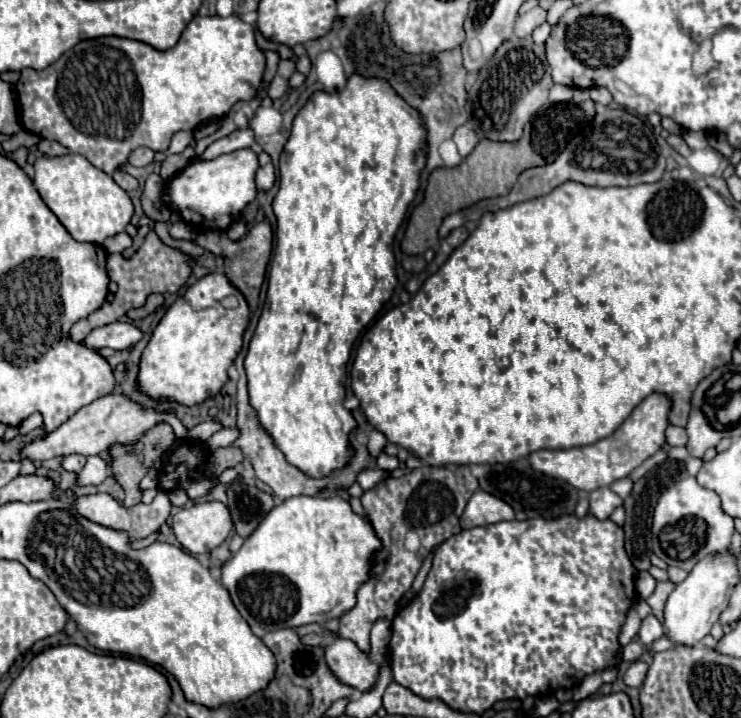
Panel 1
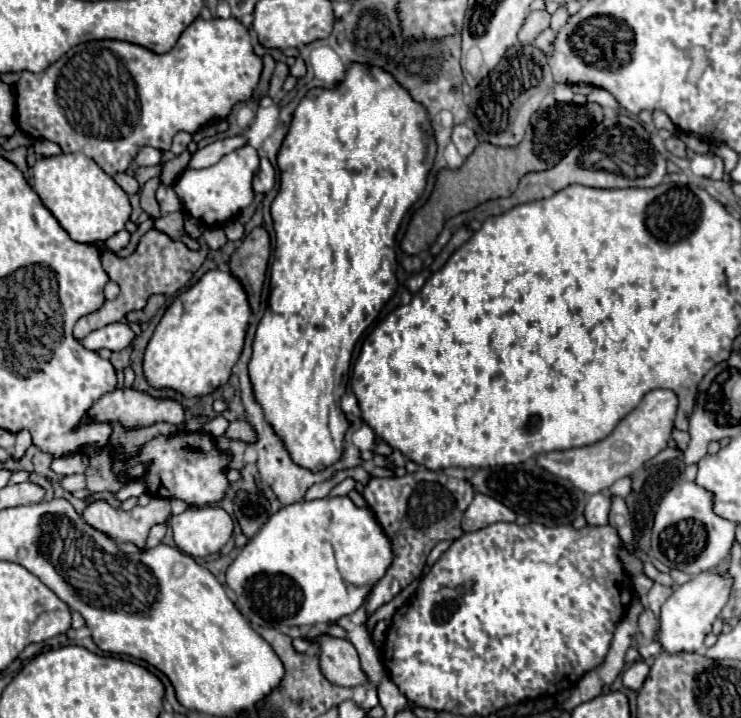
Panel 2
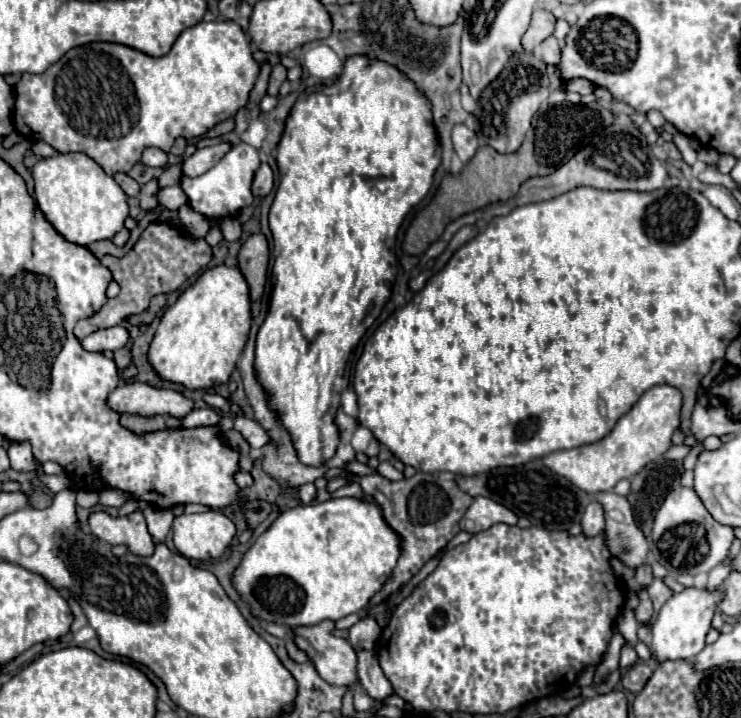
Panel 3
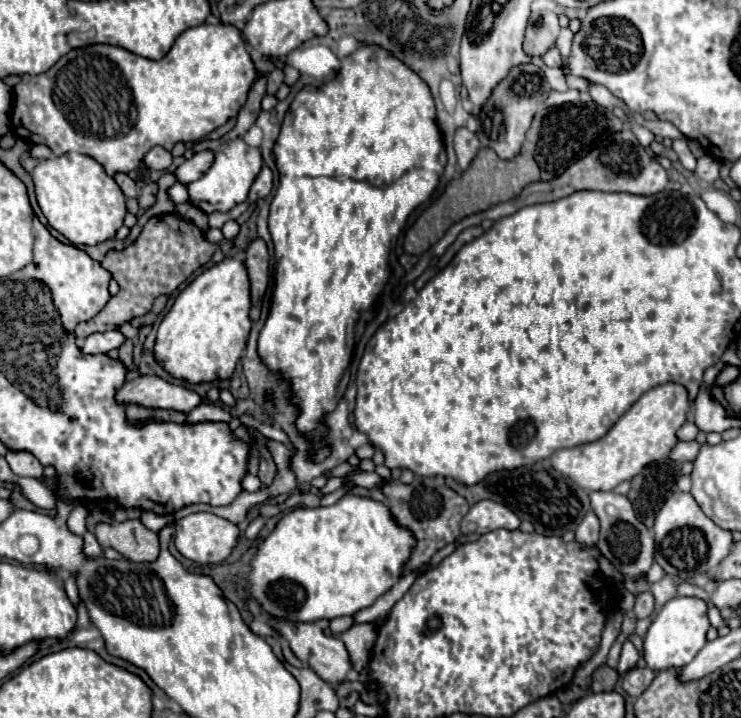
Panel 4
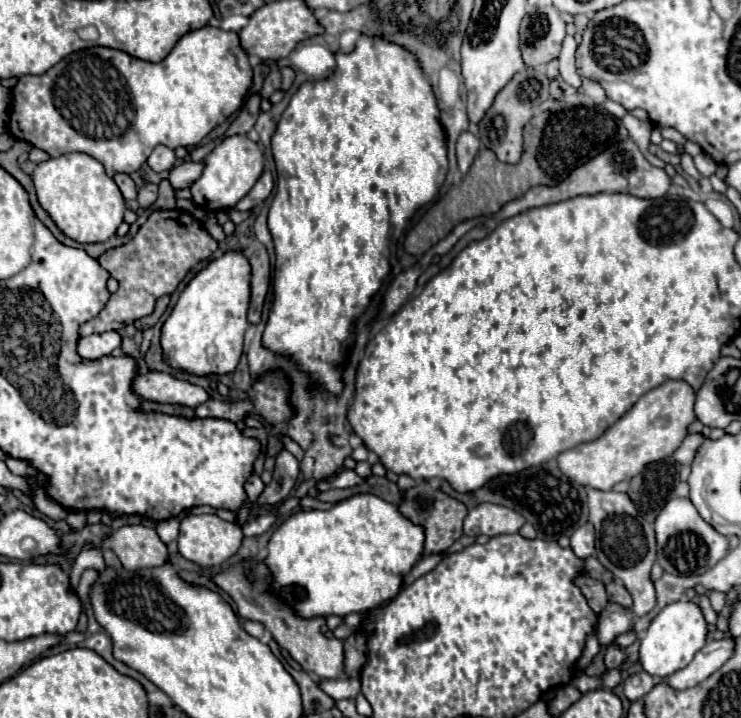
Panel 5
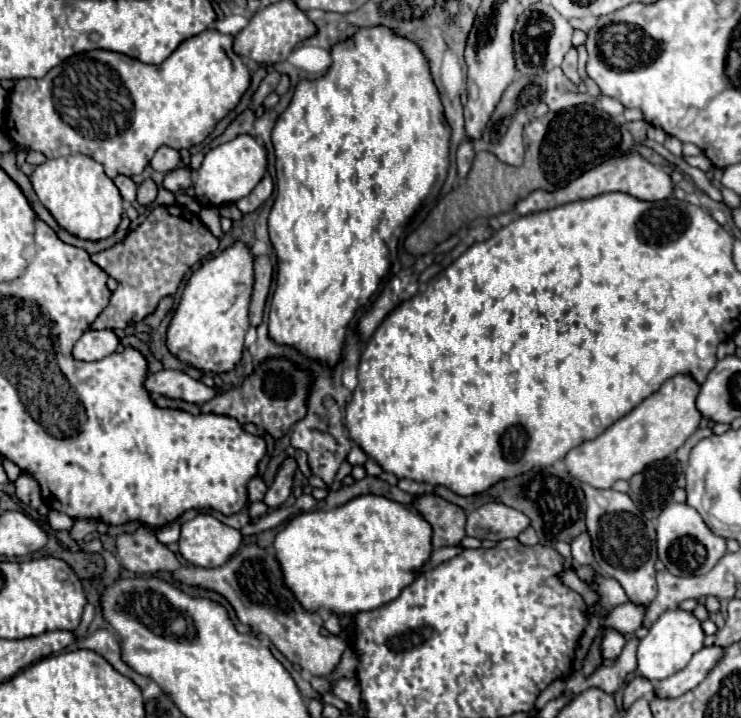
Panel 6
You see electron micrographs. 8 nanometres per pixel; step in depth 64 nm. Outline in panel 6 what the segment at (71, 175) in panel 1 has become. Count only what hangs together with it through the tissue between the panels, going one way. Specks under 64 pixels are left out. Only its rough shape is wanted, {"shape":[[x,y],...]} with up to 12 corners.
{"shape":[[90,156],[36,166],[30,182],[76,238],[116,232],[124,208]]}

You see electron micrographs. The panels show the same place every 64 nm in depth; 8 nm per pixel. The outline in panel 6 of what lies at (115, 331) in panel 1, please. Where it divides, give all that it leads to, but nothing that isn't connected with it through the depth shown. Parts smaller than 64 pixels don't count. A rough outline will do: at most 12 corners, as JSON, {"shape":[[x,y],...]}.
{"shape":[[88,330],[74,358],[102,360],[118,348],[112,330]]}

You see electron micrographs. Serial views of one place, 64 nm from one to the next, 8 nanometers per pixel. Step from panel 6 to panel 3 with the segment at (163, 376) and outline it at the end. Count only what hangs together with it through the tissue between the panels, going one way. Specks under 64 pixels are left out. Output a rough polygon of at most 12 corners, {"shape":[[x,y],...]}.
{"shape":[[142,382],[120,384],[108,406],[118,414],[184,418],[192,400]]}

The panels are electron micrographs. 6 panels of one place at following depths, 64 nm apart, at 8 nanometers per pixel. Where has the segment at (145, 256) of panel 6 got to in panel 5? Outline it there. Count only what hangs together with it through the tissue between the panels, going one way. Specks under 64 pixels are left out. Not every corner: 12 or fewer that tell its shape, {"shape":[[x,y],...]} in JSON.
{"shape":[[152,212],[98,258],[120,282],[88,336],[152,314],[216,240],[188,212]]}

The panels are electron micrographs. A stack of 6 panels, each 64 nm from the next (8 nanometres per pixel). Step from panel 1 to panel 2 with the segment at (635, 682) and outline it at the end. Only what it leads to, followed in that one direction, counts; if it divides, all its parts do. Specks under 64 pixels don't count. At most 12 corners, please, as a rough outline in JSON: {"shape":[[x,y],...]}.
{"shape":[[644,660],[624,670],[622,682],[630,690],[640,690],[648,672]]}

